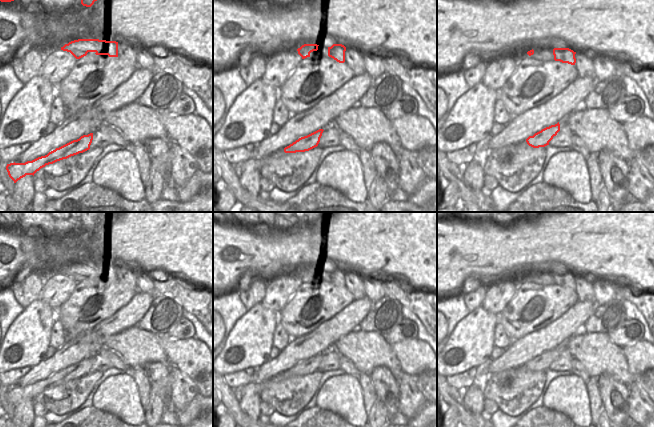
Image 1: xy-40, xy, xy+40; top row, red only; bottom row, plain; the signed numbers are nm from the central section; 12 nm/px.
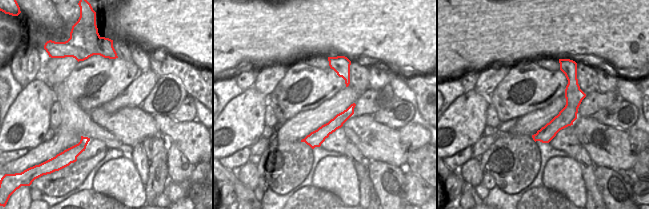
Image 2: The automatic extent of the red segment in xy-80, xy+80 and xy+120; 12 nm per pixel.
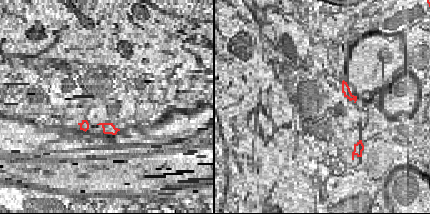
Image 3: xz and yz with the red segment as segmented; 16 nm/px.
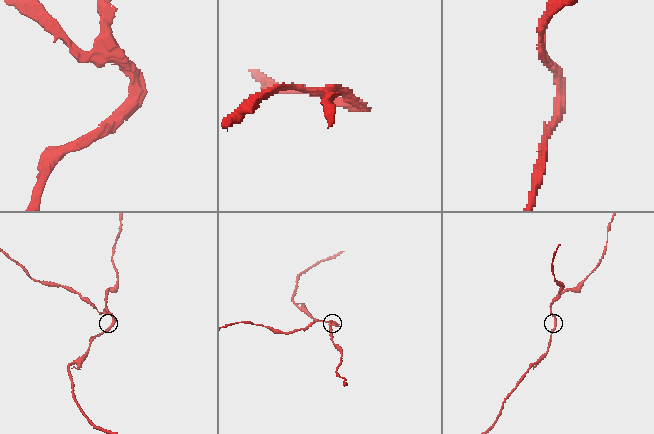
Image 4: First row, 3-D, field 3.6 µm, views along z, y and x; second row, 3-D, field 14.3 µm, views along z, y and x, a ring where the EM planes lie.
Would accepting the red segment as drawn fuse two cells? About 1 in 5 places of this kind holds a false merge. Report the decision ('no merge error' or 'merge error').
merge error

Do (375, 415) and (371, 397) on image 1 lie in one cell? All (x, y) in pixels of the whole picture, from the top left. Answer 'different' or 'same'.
different

